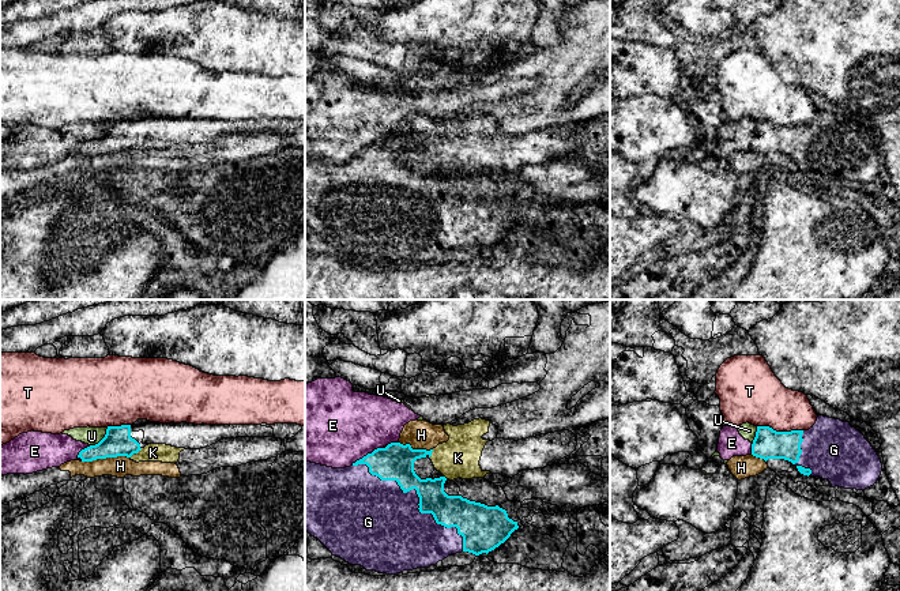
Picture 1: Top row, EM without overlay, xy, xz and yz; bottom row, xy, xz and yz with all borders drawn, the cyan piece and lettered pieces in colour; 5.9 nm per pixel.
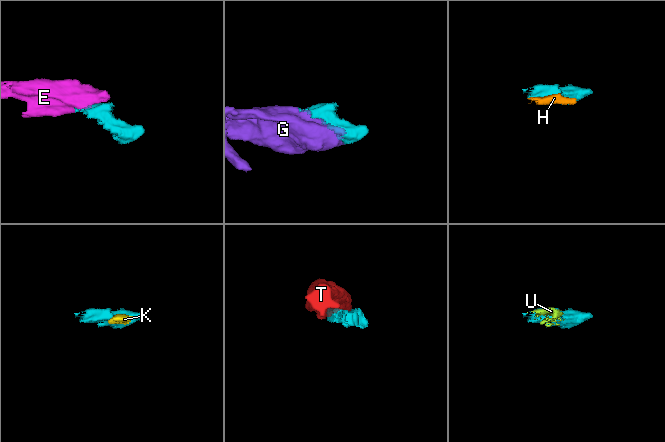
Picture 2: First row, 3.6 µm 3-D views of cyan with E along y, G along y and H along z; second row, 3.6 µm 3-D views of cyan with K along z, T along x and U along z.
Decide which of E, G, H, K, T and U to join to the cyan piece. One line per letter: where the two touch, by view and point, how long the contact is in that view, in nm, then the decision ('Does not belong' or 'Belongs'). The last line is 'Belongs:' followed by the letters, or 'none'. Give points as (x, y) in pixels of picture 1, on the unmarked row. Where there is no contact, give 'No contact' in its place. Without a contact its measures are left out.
E: Touches cyan at xz (368, 149). Shared border 220 nm. Does not belong
G: Touches cyan at xz (420, 194). Shared border 850 nm. Belongs
H: Touches cyan at xy (105, 153). Shared border 280 nm. Does not belong
K: Touches cyan at xy (135, 147). Shared border 90 nm. Does not belong
T: Touches cyan at yz (780, 127). Shared border 280 nm. Does not belong
U: Touches cyan at xy (102, 134). Shared border 160 nm. Does not belong
Belongs: G

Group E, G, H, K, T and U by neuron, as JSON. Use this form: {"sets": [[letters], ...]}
{"sets": [["E", "U"], ["G"], ["H", "K"], ["T"]]}

